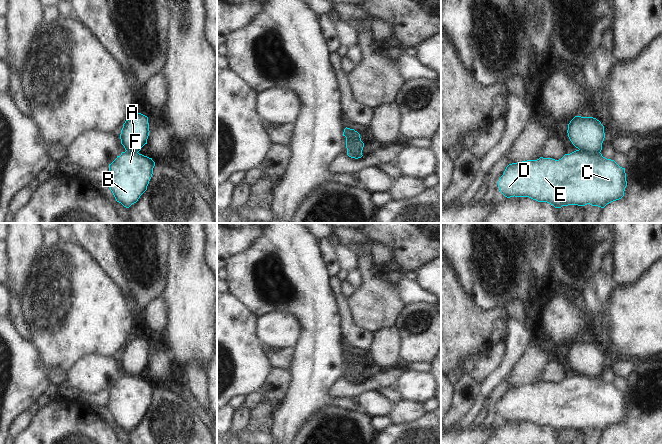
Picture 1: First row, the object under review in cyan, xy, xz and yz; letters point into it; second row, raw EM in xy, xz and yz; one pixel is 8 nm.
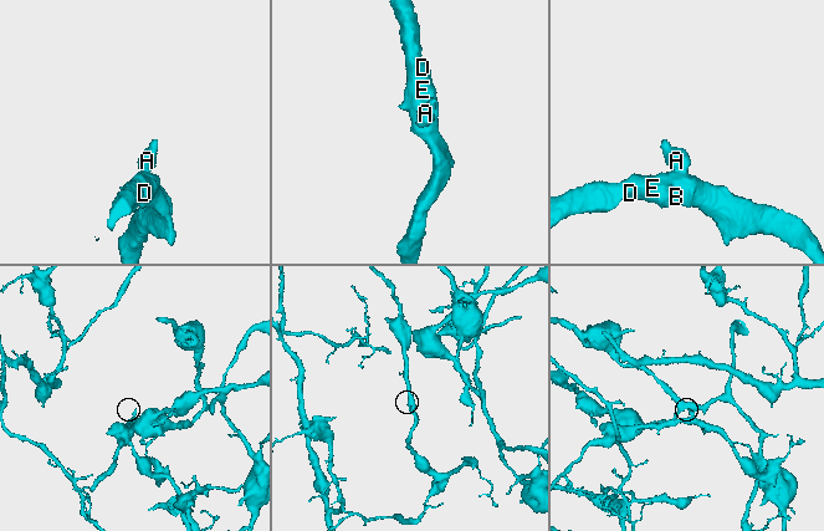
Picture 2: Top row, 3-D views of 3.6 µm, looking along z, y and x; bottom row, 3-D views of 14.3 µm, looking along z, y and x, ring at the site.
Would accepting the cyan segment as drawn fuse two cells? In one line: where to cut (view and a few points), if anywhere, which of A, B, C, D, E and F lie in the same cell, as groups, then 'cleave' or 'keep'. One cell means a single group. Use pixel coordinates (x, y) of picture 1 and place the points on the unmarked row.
cut in yz along (579, 373), (585, 376), (599, 377); A / B C D E F; cleave

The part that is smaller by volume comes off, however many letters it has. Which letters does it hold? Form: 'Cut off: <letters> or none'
Cut off: A

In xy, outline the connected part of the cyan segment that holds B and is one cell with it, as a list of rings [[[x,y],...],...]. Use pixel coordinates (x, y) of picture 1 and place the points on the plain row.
[[[122,376],[109,388],[107,409],[117,426],[129,432],[147,414],[155,386],[134,376]]]

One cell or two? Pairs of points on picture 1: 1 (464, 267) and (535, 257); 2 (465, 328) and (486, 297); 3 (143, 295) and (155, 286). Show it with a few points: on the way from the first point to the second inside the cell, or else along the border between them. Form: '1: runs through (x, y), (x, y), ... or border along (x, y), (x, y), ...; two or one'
1: border along (517, 236), (533, 279); two
2: border along (463, 289), (483, 309), (502, 308); two
3: runs through (146, 292), (152, 286); one

